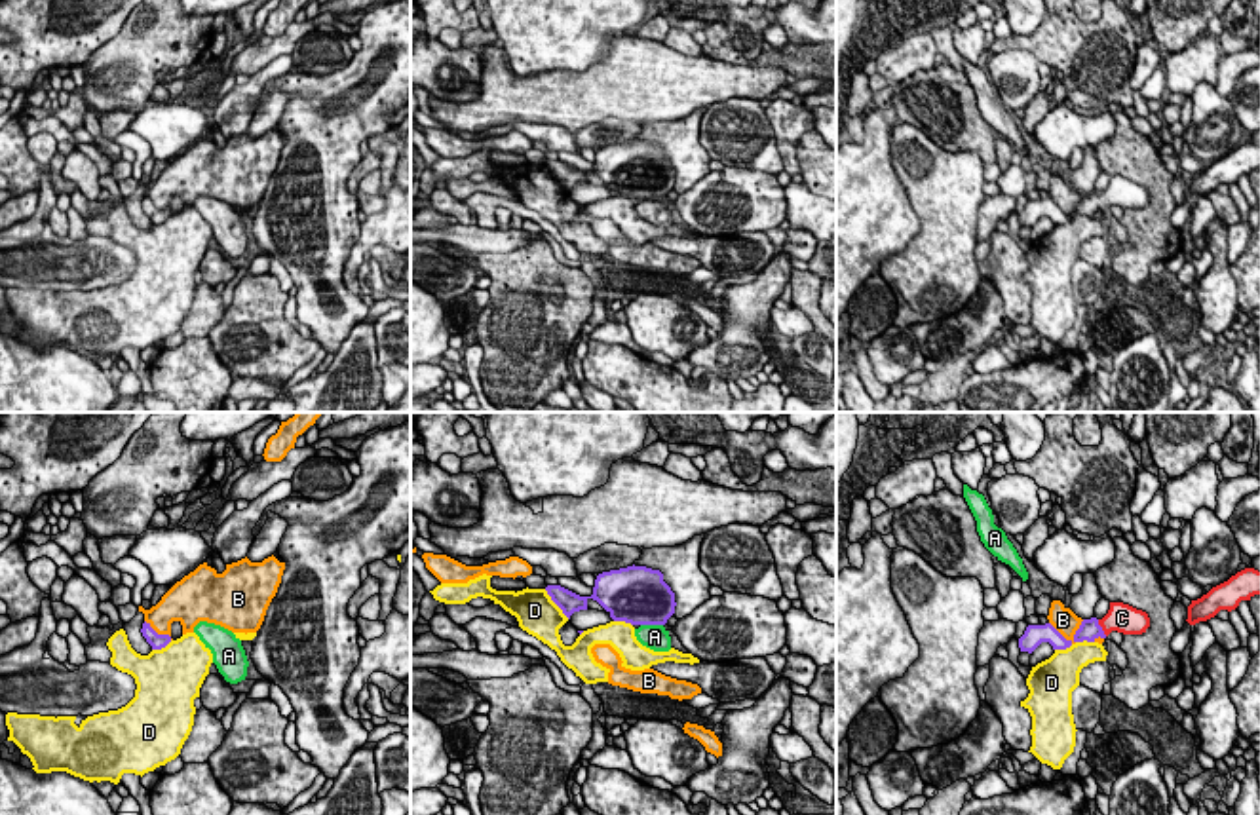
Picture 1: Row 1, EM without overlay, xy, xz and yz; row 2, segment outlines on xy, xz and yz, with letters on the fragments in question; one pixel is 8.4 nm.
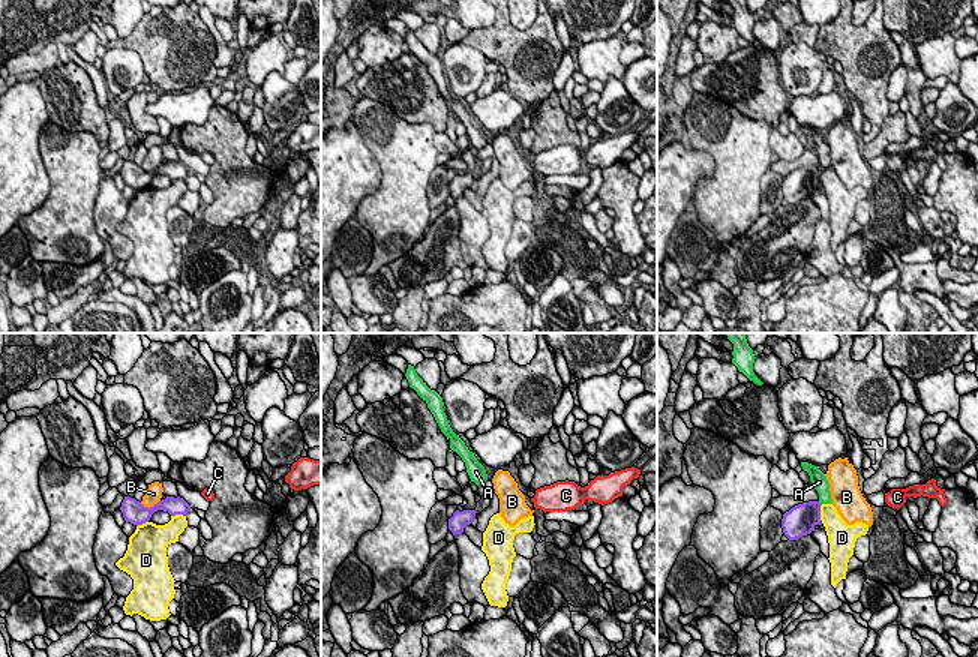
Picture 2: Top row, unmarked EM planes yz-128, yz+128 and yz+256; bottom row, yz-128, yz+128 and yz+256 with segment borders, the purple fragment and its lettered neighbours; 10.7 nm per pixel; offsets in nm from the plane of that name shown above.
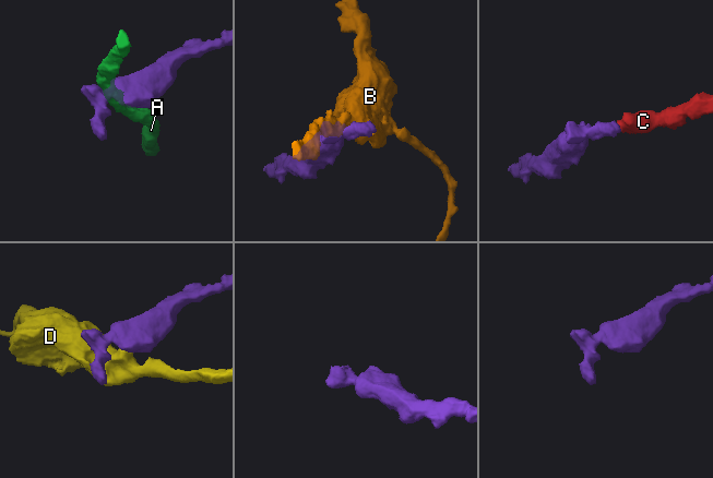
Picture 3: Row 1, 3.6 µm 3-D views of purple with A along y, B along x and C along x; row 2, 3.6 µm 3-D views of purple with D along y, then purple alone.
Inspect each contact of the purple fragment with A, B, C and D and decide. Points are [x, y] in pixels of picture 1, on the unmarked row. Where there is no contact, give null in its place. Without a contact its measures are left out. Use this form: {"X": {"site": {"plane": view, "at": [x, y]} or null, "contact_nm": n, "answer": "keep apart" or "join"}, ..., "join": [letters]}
{"A": {"site": {"plane": "xz", "at": [652, 198]}, "contact_nm": 190, "answer": "keep apart"}, "B": {"site": {"plane": "yz", "at": [1069, 215]}, "contact_nm": 300, "answer": "keep apart"}, "C": {"site": {"plane": "yz", "at": [1101, 202]}, "contact_nm": 170, "answer": "join"}, "D": {"site": {"plane": "xz", "at": [555, 177]}, "contact_nm": 340, "answer": "keep apart"}, "join": ["C"]}

